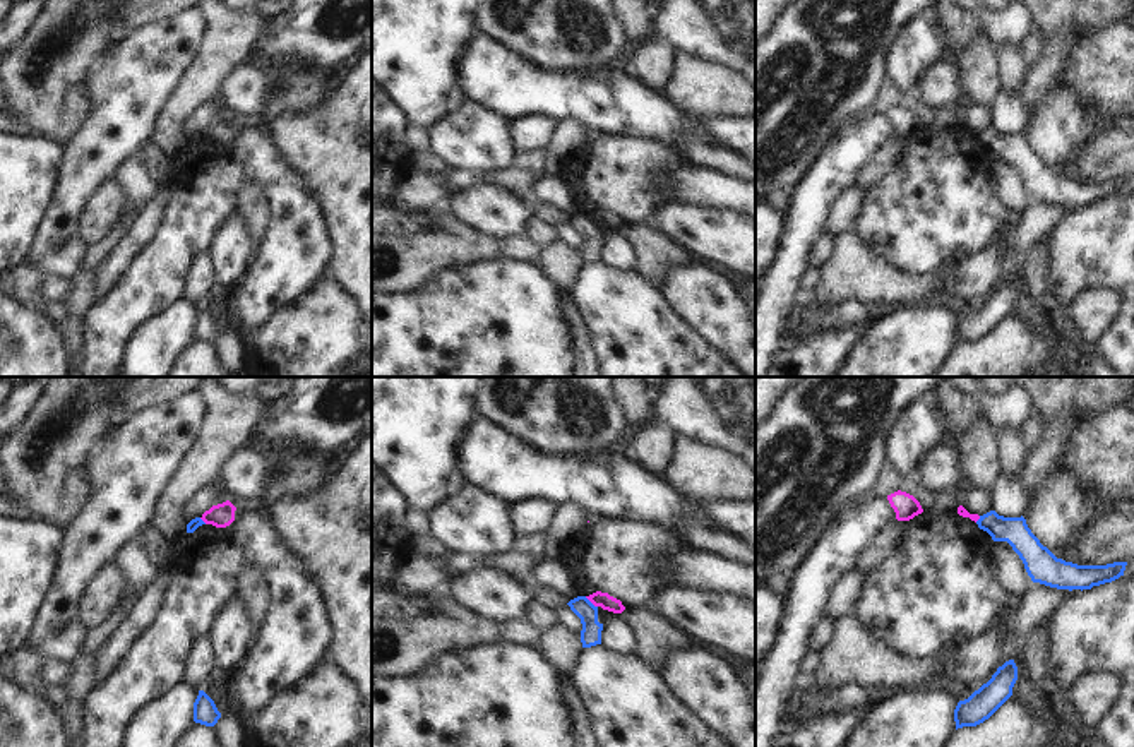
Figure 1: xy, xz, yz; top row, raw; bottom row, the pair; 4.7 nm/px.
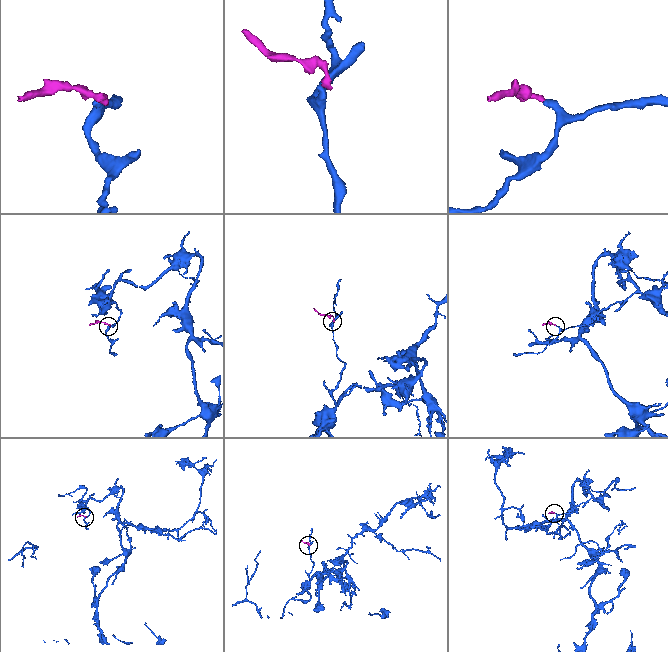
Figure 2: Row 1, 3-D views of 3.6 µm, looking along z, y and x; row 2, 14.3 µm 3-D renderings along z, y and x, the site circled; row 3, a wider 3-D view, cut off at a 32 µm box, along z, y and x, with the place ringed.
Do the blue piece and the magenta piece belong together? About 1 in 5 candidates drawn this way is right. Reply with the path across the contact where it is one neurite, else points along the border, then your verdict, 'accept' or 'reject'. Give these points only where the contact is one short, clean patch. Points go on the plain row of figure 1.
border xz (584, 213), (596, 223); reject

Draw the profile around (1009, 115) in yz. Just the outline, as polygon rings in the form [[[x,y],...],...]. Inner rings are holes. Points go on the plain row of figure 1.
[[[1002,91],[994,101],[992,127],[1004,134],[1024,132],[1031,117],[1019,91]]]

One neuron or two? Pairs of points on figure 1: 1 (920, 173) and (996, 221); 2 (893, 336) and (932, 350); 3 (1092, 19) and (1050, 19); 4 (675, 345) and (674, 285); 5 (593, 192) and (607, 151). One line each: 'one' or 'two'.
1: one
2: one
3: one
4: two
5: one

